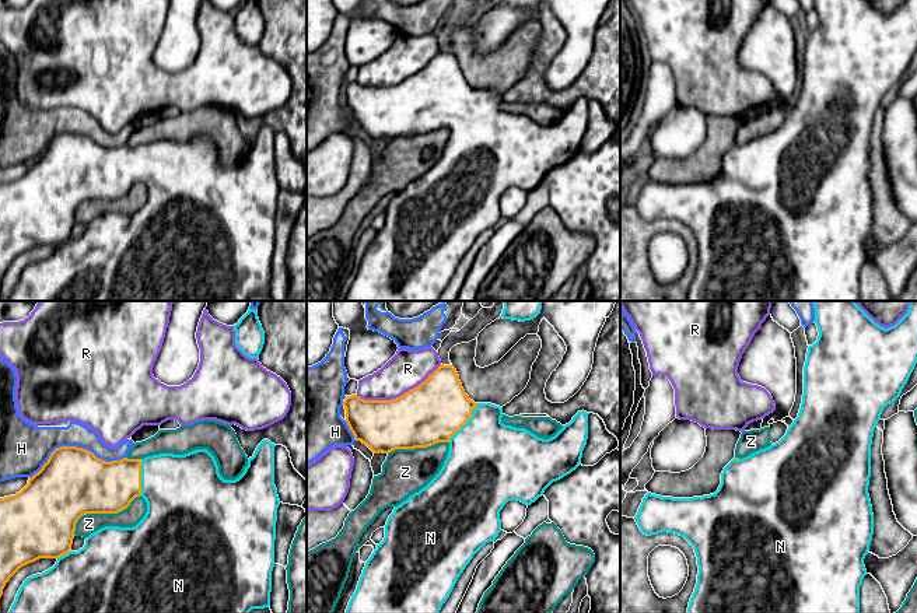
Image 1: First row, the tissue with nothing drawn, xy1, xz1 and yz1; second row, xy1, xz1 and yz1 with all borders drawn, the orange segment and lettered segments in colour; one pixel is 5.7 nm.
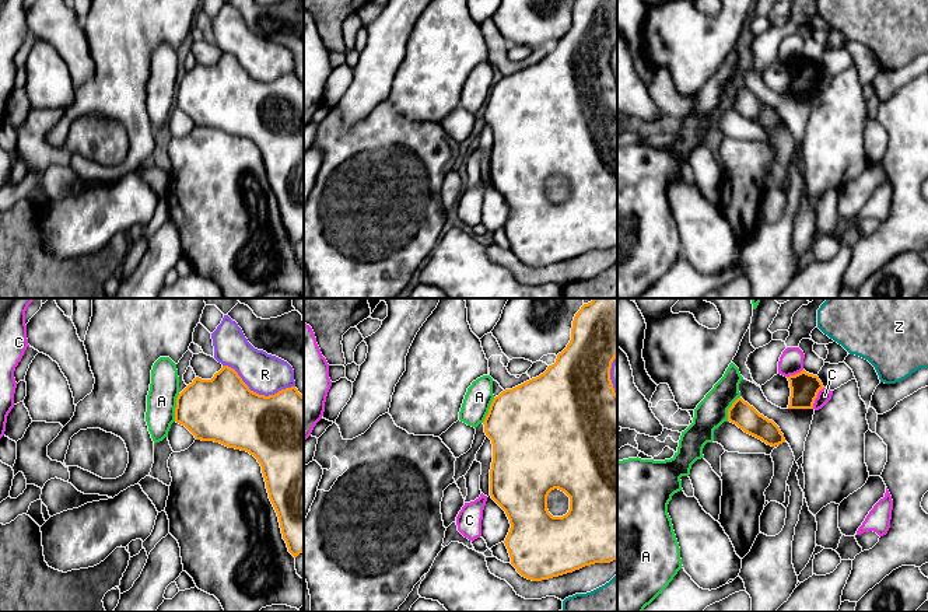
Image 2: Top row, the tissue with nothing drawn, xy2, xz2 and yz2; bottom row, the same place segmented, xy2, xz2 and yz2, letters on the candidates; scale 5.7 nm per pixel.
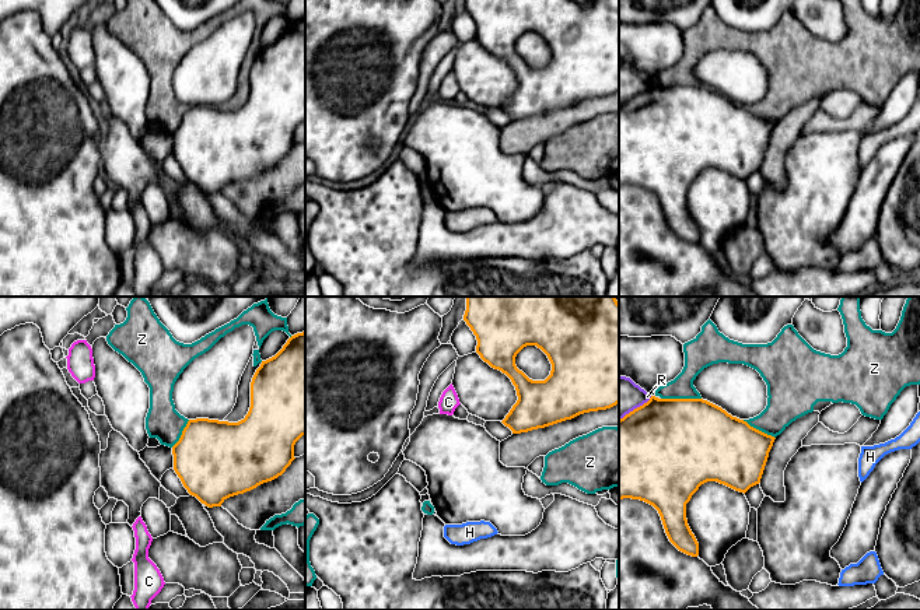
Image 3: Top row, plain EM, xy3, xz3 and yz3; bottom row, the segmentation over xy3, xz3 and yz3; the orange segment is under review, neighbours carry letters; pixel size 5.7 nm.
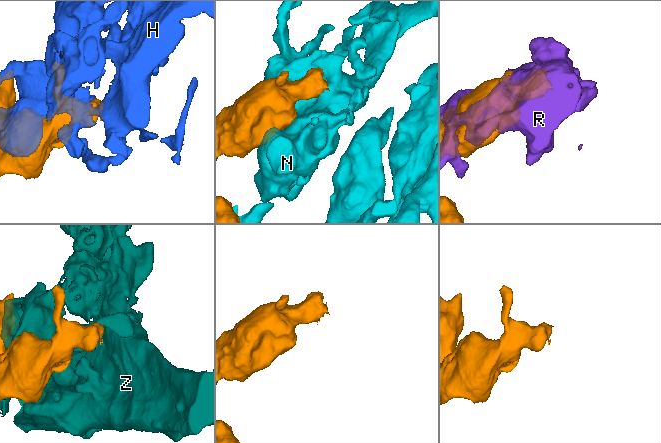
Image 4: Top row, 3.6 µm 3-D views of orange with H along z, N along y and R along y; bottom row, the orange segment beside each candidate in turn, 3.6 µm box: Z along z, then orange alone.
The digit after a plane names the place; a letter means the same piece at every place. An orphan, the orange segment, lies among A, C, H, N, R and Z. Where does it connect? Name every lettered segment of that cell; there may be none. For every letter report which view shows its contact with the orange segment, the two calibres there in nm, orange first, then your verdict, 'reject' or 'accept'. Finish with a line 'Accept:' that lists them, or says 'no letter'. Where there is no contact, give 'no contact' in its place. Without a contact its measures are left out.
A: xy2 | 360/180 nm | reject
C: yz2 | 160/80 nm | reject
H: xy1 | 380/240 nm | reject
N: xz1 | 360/460 nm | accept
R: xz1 | 360/220 nm | reject
Z: xy1 | 380/120 nm | reject
Accept: N

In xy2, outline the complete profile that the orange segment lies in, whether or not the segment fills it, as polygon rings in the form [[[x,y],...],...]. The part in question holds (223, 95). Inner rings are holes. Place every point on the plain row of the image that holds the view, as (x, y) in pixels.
[[[228,53],[211,66],[196,63],[176,84],[175,108],[185,112],[196,126],[220,129],[246,137],[262,153],[269,185],[277,199],[283,225],[297,244],[304,238],[304,83],[295,73],[274,81],[249,76],[238,59]]]

